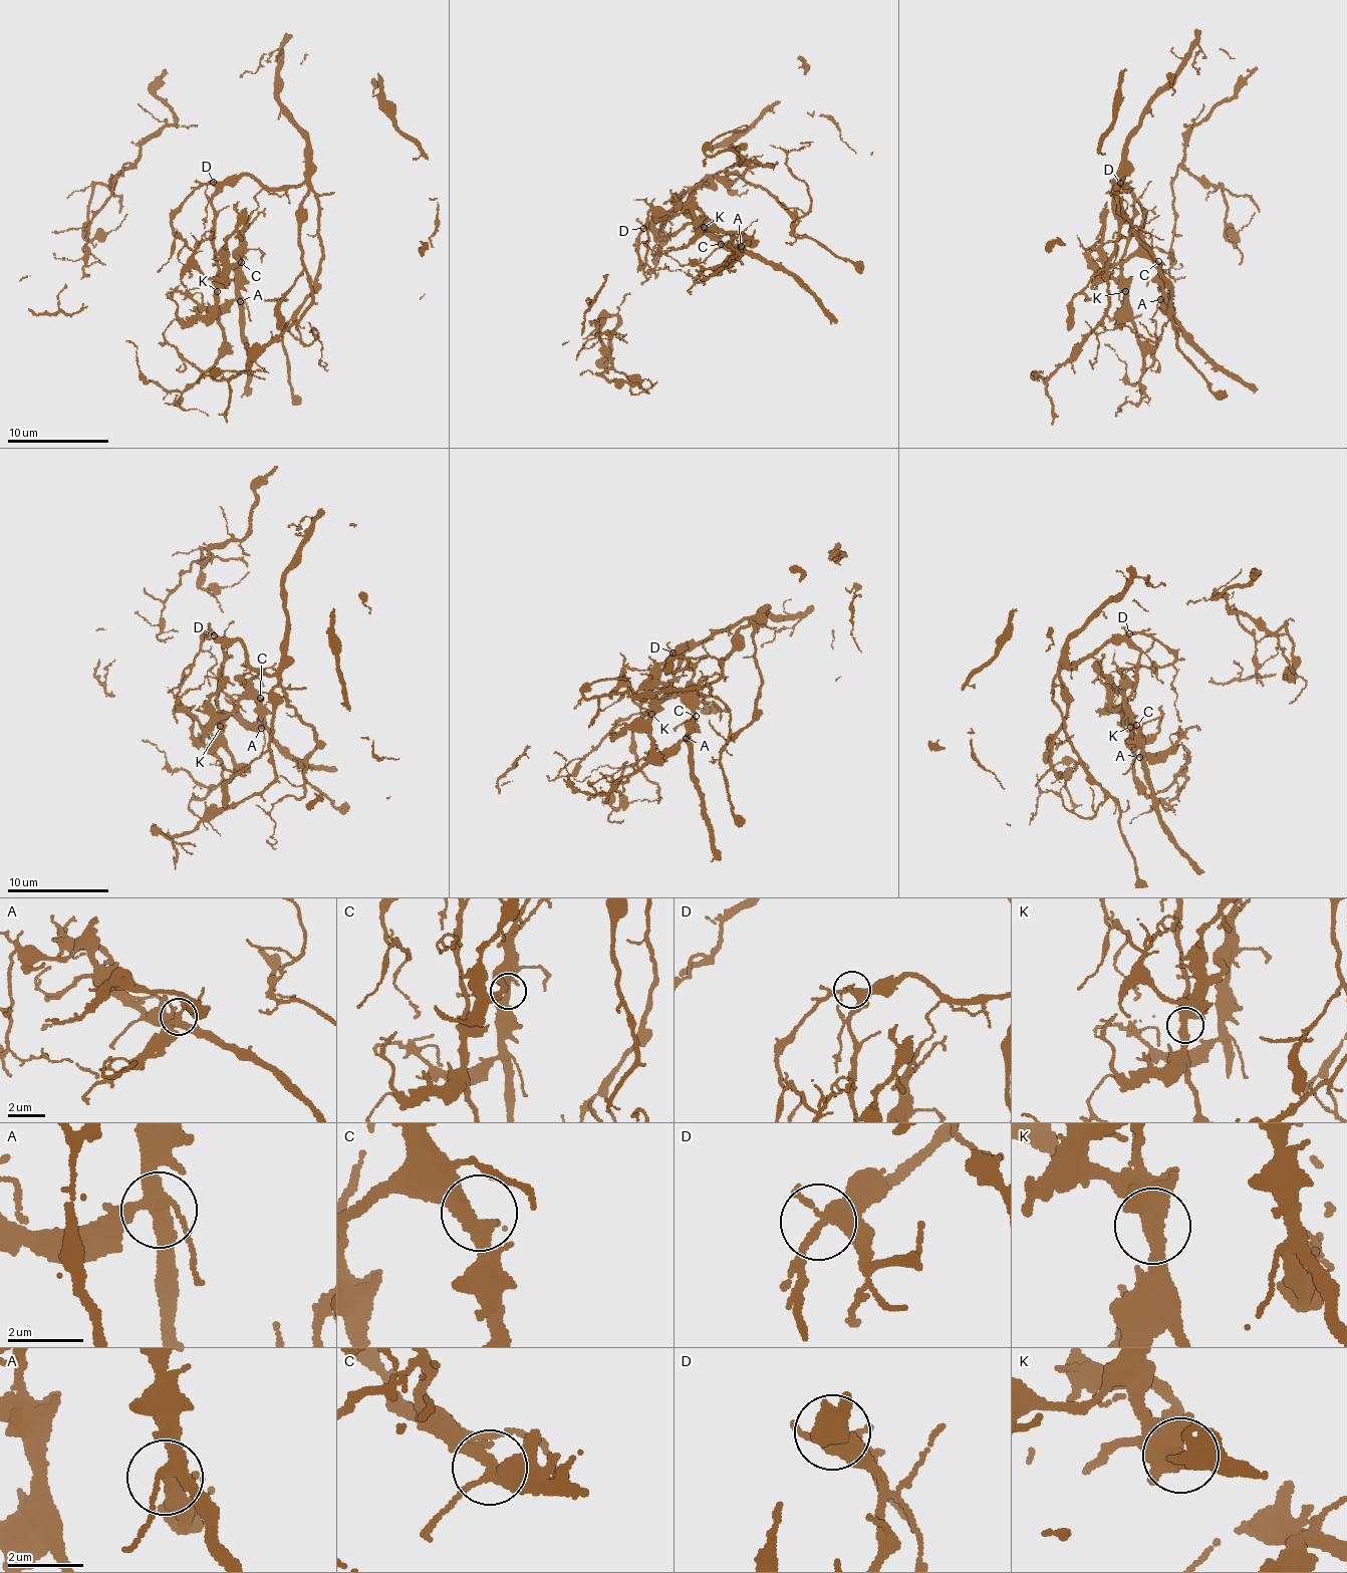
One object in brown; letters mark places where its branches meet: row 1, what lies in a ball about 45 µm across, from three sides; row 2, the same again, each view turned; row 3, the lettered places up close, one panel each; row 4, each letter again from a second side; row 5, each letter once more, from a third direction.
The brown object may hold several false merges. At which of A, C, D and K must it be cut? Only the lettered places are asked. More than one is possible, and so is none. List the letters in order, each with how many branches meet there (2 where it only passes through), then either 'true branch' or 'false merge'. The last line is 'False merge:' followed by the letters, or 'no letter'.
A: 4 branches meet; true branch
C: 3 branches meet; true branch
D: 3 branches meet; true branch
K: 2 branches meet; false merge
False merge: K

